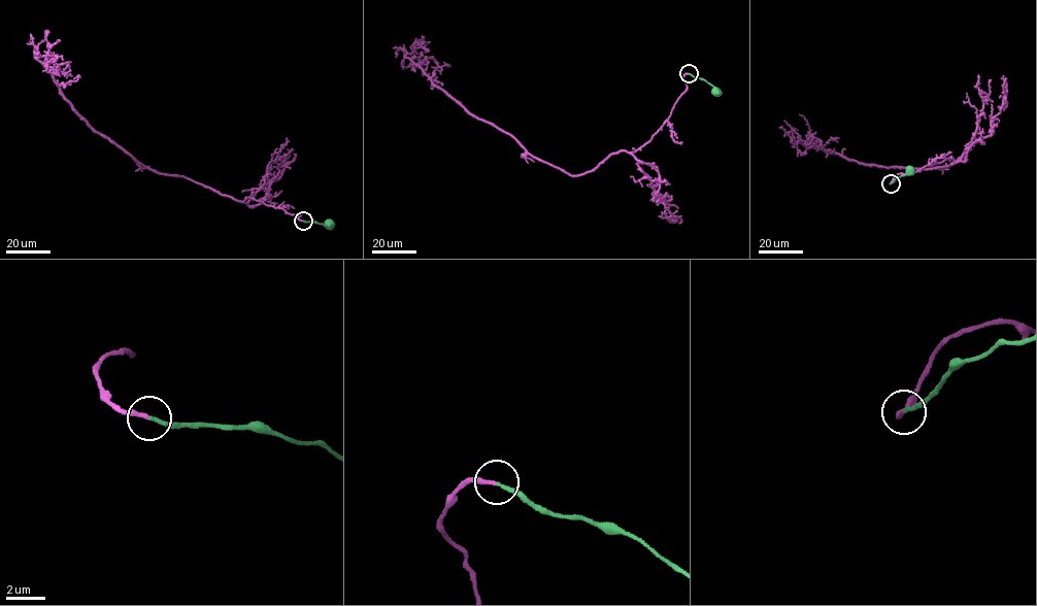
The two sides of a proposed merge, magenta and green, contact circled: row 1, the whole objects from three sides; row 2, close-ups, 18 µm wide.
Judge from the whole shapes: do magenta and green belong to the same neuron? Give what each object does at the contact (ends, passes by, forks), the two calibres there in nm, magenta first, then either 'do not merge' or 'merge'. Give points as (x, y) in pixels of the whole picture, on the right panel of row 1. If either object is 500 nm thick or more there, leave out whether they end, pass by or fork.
magenta ends there; green ends there; 240 nm thick on the magenta side, 180 nm on the other; merge

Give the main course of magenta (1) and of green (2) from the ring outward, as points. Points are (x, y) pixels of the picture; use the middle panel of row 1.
1: (689, 73), (682, 78), (687, 90), (647, 142), (571, 175), (536, 159), (432, 81), (405, 56), (422, 36)
2: (689, 73), (704, 79), (716, 92)

